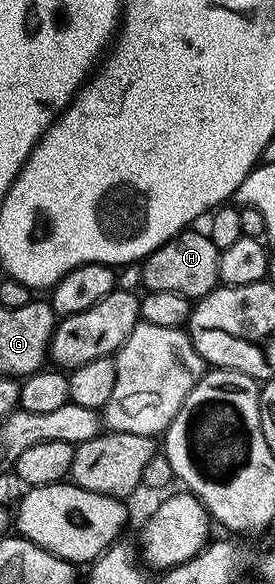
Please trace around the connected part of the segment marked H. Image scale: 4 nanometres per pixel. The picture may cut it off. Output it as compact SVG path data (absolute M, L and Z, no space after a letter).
M186 228L170 242L163 243L154 254L144 259L142 285L149 292L175 292L179 296L196 300L217 289L221 282L219 260L221 251L215 248L208 233L201 234L197 228Z

